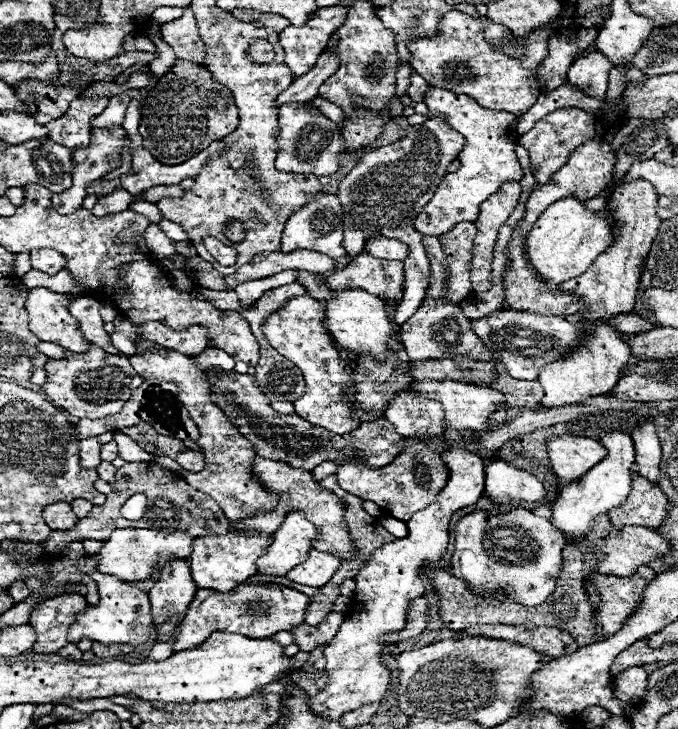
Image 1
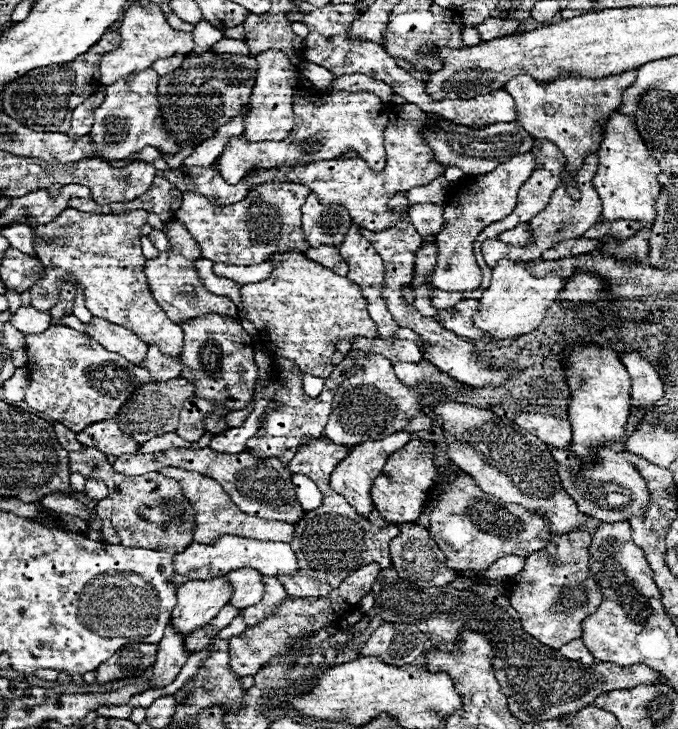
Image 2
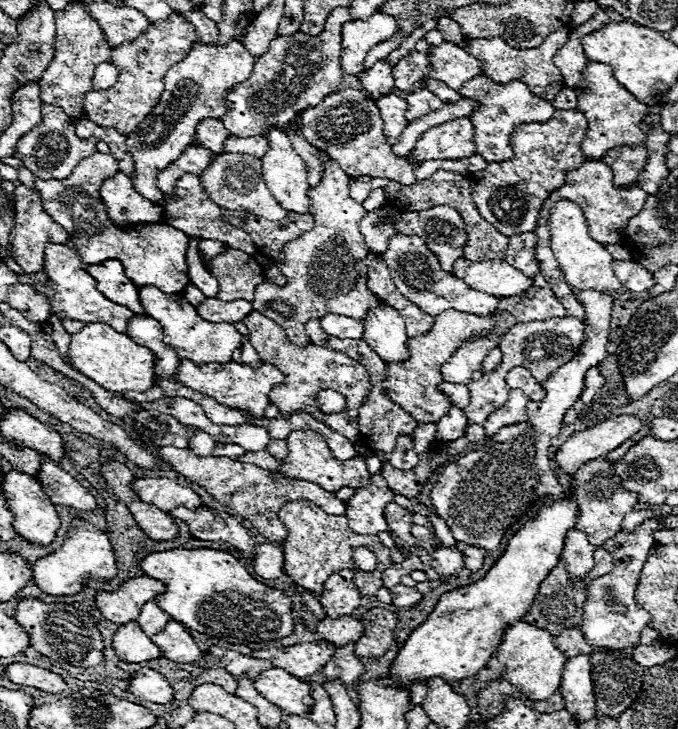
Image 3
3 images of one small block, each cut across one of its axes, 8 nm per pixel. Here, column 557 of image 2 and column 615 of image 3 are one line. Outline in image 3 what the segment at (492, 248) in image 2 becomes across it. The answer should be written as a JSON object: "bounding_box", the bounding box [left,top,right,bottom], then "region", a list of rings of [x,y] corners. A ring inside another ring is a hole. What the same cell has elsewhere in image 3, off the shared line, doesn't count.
{"bounding_box":[544,160,648,244],"region":[[[586,160],[580,168],[568,172],[566,176],[566,184],[552,192],[552,196],[548,198],[548,202],[544,202],[546,214],[550,214],[552,206],[560,200],[572,200],[576,202],[582,210],[584,216],[590,224],[590,234],[592,238],[598,238],[600,244],[620,244],[624,240],[624,226],[628,224],[628,220],[632,216],[636,216],[646,202],[648,194],[644,194],[644,190],[640,188],[630,188],[630,190],[618,190],[612,184],[612,170],[608,168],[608,164],[600,162],[600,160]]]}

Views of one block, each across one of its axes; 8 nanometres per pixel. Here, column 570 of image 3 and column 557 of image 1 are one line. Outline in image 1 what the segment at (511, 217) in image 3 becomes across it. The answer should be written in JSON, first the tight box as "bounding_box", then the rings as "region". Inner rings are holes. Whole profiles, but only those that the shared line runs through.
{"bounding_box":[518,108,596,184],"region":[[[568,108],[568,110],[556,110],[556,112],[548,114],[548,118],[542,118],[540,122],[536,122],[536,126],[530,132],[526,132],[524,136],[520,136],[518,142],[530,152],[530,160],[532,160],[530,168],[532,168],[536,182],[548,184],[552,174],[560,166],[564,166],[564,162],[568,162],[568,154],[576,146],[582,146],[584,142],[592,140],[594,134],[596,134],[594,118],[580,108]]]}

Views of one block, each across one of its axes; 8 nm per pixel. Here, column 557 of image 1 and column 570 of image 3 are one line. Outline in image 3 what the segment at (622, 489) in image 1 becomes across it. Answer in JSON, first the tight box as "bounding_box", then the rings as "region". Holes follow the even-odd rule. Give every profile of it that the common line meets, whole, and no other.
{"bounding_box":[390,498,578,686],"region":[[[572,498],[542,504],[536,518],[528,520],[510,540],[504,554],[488,574],[466,588],[442,594],[432,614],[404,642],[392,662],[390,684],[412,686],[416,678],[444,678],[458,682],[474,676],[496,652],[510,622],[520,620],[532,606],[538,586],[558,564],[566,532],[576,524],[578,508]]]}

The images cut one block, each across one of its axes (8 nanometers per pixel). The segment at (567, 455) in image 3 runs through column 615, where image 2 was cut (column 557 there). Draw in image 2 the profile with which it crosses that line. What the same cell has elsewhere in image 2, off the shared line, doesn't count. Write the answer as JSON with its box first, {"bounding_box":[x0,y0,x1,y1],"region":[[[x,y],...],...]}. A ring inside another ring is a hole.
{"bounding_box":[514,414,572,450],"region":[[[520,414],[514,420],[520,428],[528,430],[530,434],[538,436],[544,444],[560,448],[560,450],[568,450],[570,442],[572,442],[572,426],[568,420],[560,420],[548,414]]]}

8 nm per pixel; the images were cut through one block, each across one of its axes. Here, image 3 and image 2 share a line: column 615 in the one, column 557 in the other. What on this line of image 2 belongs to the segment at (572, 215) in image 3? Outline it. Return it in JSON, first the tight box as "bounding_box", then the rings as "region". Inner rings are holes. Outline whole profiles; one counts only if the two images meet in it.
{"bounding_box":[476,258,564,342],"region":[[[502,258],[492,270],[492,284],[484,290],[480,298],[480,310],[476,312],[476,326],[492,334],[492,342],[514,338],[520,334],[532,332],[546,316],[546,310],[558,298],[558,292],[564,288],[564,280],[556,274],[548,274],[544,278],[532,276],[530,268],[534,262],[514,262]]]}

